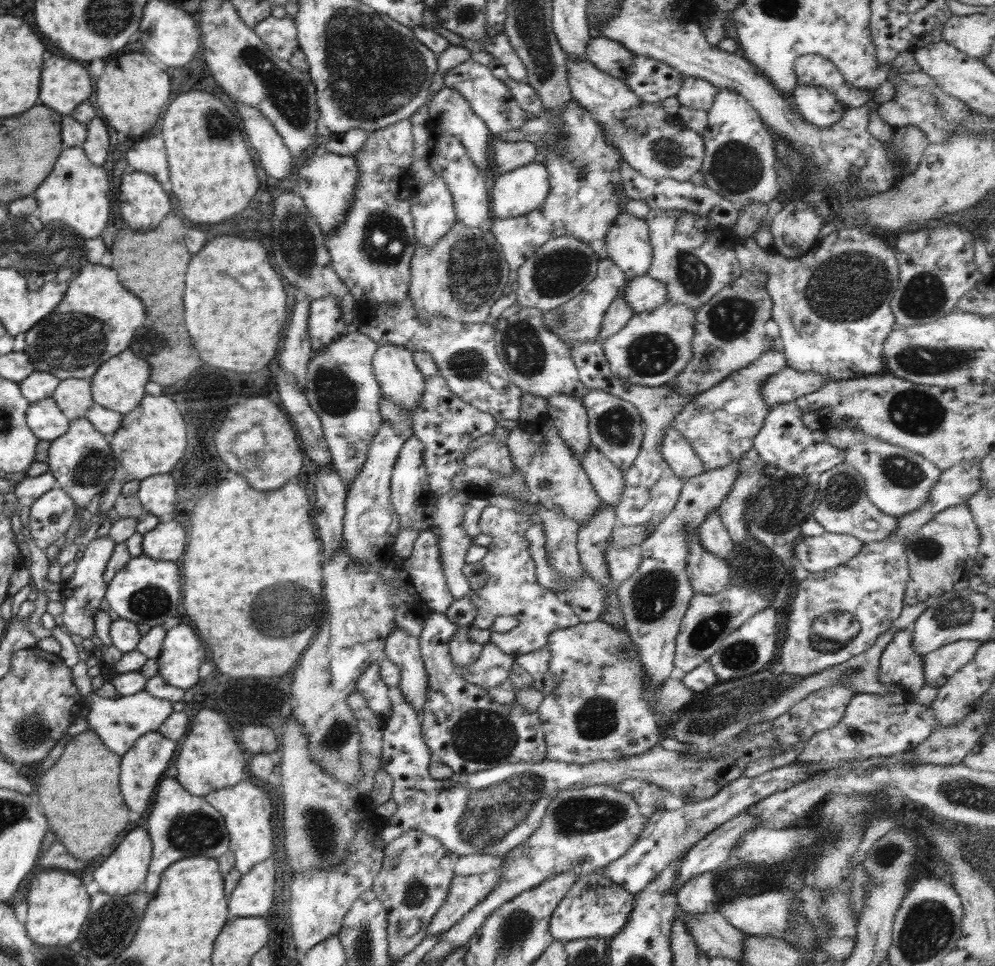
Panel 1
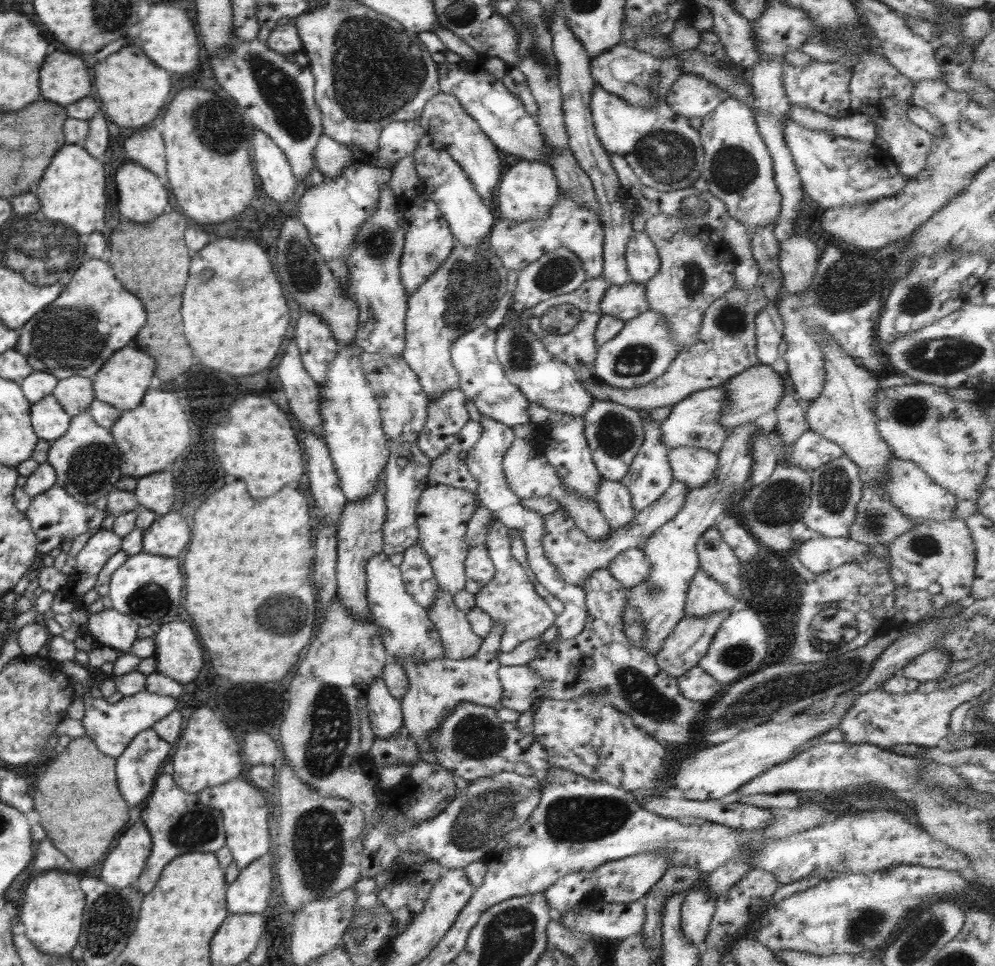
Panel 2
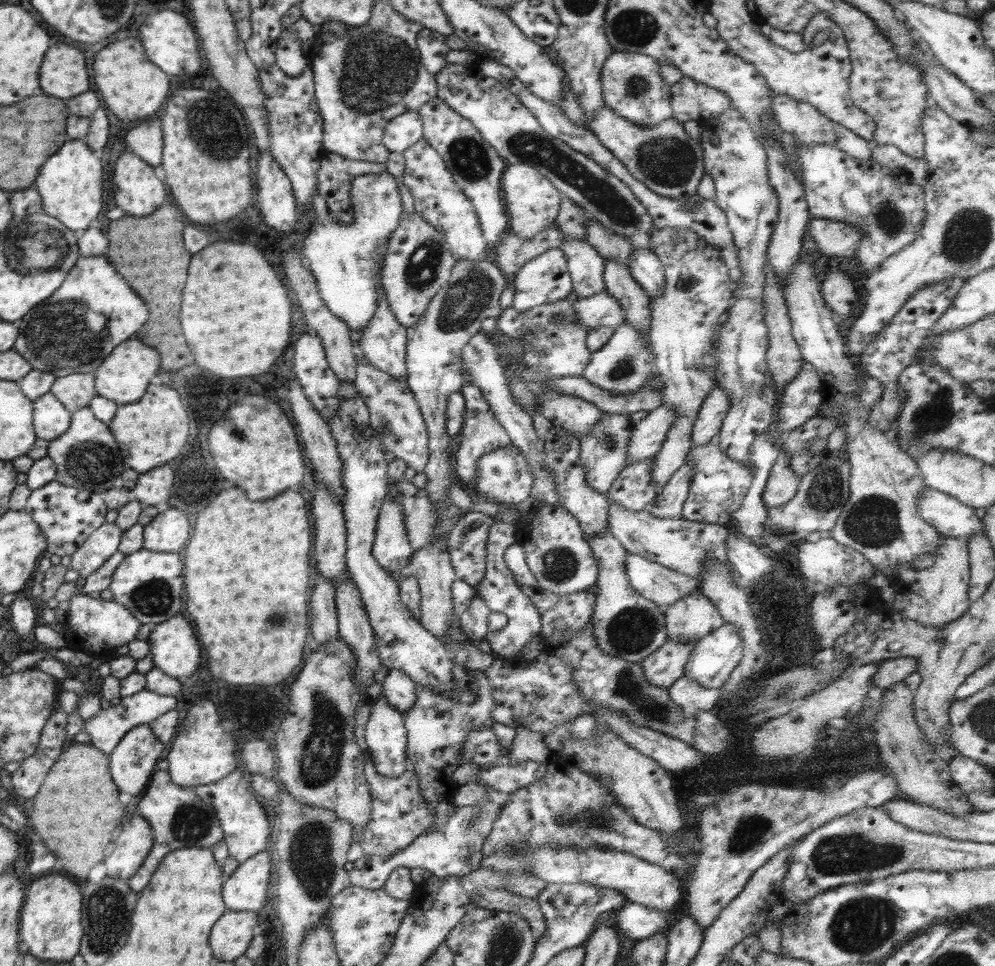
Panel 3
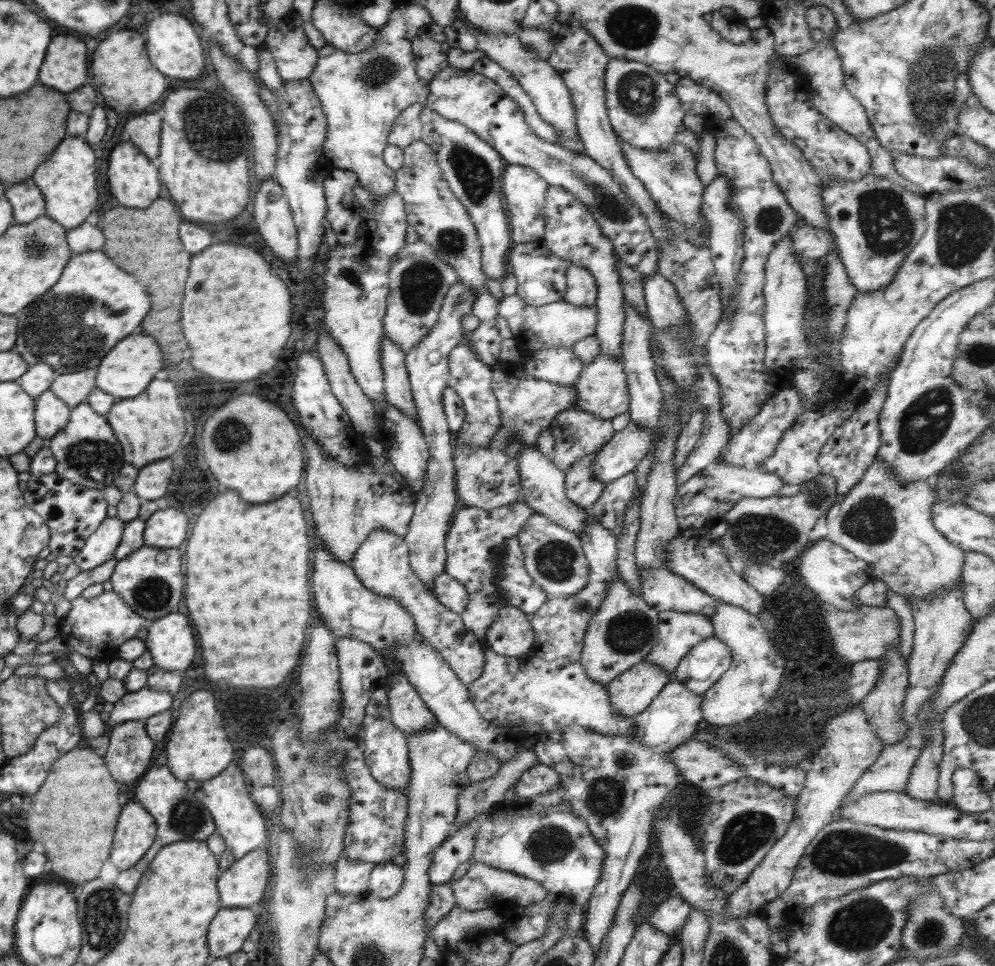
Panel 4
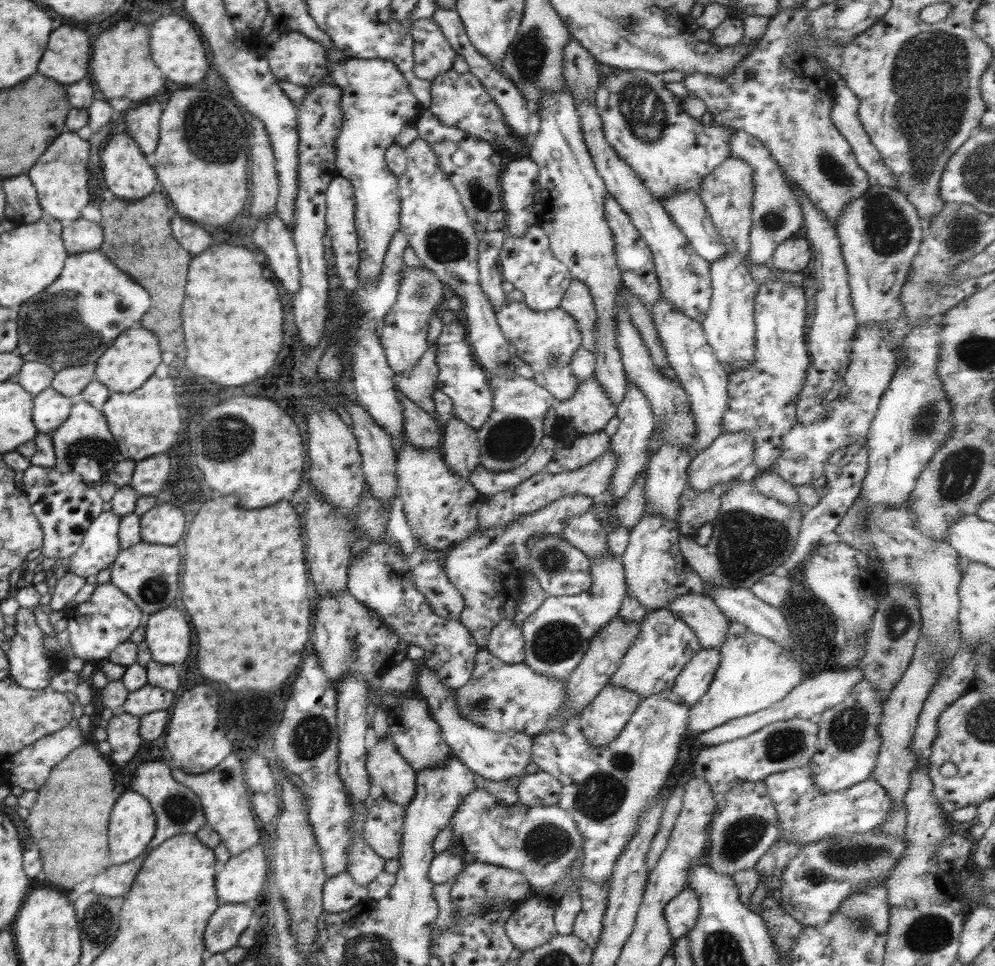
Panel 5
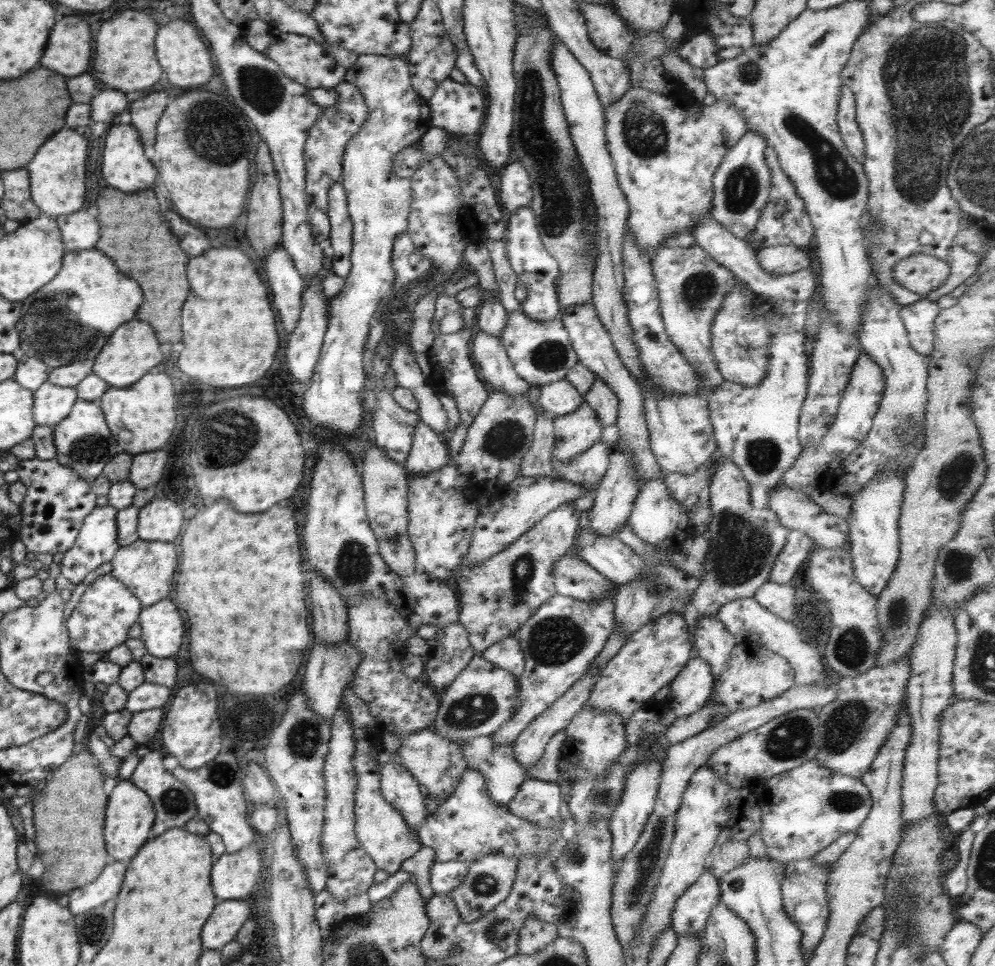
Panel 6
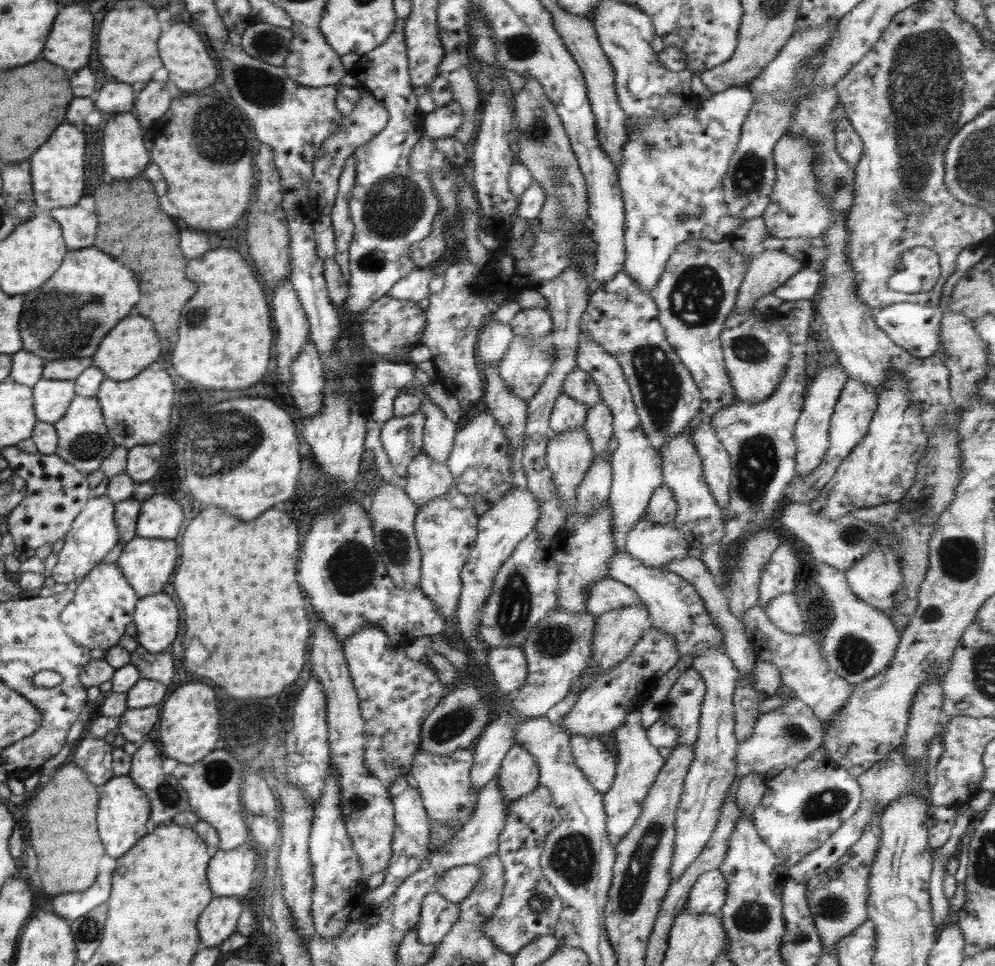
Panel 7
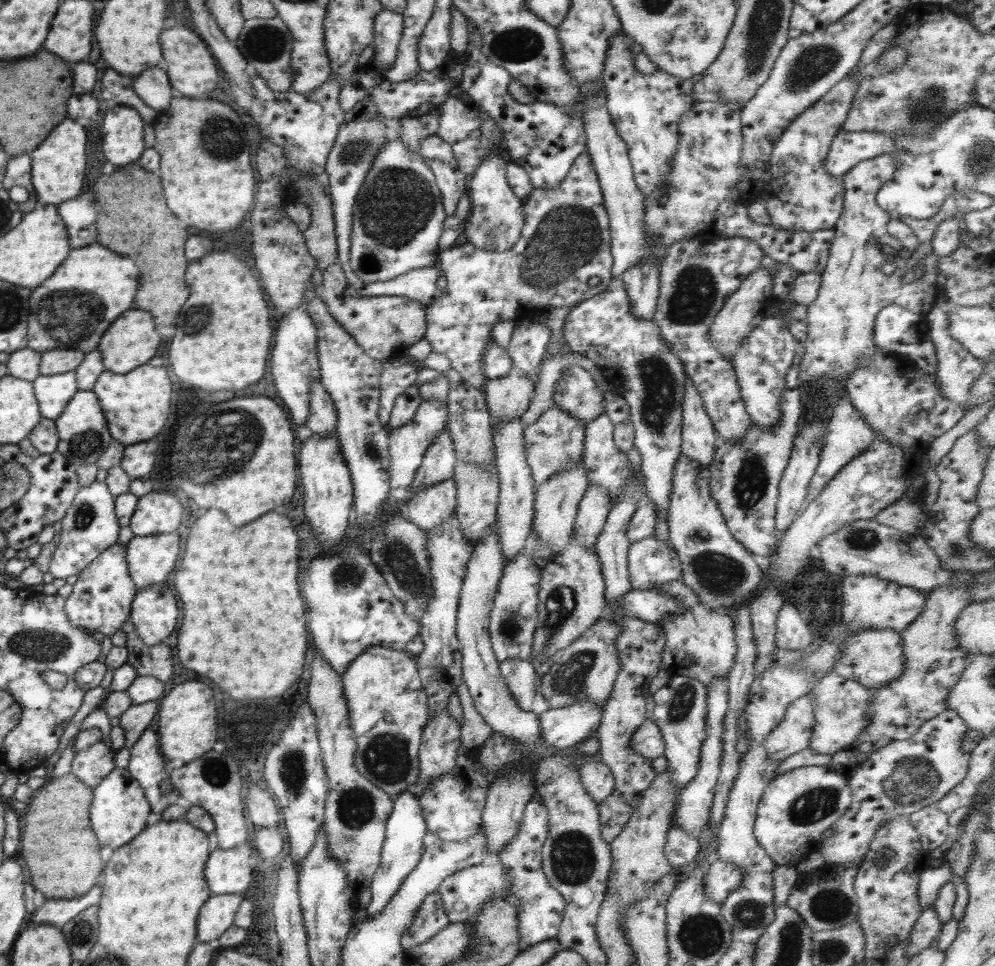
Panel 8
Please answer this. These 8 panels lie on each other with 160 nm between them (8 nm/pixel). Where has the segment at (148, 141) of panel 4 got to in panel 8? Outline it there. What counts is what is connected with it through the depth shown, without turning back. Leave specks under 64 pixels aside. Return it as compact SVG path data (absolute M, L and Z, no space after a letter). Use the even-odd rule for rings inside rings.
M158 66L150 67L133 81L133 89L150 108L160 112L166 110L173 99L169 82L166 71Z

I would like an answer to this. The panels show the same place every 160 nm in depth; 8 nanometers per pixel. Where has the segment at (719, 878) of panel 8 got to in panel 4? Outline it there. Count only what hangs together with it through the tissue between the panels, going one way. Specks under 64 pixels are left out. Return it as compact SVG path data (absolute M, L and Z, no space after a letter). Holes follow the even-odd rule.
M669 897L654 908L647 919L656 930L661 930L674 938L686 924L690 908L681 897Z

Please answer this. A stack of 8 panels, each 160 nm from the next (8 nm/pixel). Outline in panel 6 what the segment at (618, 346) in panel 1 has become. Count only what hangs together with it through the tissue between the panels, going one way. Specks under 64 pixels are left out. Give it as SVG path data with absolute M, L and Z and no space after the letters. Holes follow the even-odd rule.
M583 402L574 413L553 416L555 443L552 458L569 462L600 441L604 426L590 404Z

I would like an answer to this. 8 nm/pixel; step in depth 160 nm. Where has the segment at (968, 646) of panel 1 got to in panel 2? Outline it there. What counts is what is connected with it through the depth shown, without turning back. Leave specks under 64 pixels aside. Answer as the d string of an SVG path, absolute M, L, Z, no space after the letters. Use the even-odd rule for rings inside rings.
M932 648L916 655L909 663L900 670L906 678L926 681L940 678L950 664L951 654L943 648Z

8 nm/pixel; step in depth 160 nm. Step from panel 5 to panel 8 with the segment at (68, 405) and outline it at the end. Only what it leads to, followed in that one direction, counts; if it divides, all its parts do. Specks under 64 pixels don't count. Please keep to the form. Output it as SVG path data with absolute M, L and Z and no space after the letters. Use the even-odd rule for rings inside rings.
M75 372L38 376L34 380L33 390L38 399L38 406L42 418L56 420L66 409L74 394L79 392Z

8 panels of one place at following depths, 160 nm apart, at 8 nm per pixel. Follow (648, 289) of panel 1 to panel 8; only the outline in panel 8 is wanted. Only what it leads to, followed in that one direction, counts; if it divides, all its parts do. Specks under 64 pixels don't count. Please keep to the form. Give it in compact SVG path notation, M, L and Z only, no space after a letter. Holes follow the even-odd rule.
M514 366L506 377L487 380L482 391L488 407L485 415L492 421L493 432L498 419L516 419L526 412L535 395L536 382L526 373L514 369Z

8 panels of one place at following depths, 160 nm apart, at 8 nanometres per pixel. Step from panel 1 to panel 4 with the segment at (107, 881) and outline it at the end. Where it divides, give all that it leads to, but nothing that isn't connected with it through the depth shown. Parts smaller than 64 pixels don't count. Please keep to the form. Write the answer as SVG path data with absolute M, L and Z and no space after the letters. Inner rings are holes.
M128 801L114 832L110 862L120 871L133 868L148 852L156 834L154 817L138 801Z

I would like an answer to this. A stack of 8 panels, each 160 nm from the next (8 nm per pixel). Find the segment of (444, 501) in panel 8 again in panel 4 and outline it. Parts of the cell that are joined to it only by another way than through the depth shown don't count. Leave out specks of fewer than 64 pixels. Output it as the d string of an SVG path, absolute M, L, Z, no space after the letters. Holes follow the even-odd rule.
M384 331L380 341L380 364L384 372L385 400L406 417L418 422L405 362L406 353L402 353L402 348L396 347Z

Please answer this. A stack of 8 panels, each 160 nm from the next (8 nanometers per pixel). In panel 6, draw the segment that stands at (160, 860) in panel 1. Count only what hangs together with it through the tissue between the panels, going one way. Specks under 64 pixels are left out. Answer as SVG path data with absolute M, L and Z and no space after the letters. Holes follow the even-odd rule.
M152 750L141 757L136 766L130 781L140 790L143 790L152 801L155 810L155 822L150 830L150 838L154 839L160 834L166 833L171 828L184 828L186 822L198 816L194 794L186 788L172 773L168 773L162 764L163 755L160 751ZM114 861L114 864L108 864L96 882L90 882L66 894L68 896L67 907L76 916L100 906L106 900L112 900L114 896L118 896L118 890L124 884L125 874L125 865L120 862Z

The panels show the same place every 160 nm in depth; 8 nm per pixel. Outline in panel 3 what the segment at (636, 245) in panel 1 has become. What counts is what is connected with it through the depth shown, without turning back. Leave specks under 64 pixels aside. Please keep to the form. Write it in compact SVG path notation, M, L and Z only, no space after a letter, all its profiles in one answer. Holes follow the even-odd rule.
M650 247L634 248L629 256L629 264L634 280L650 298L662 294L665 287L664 267Z

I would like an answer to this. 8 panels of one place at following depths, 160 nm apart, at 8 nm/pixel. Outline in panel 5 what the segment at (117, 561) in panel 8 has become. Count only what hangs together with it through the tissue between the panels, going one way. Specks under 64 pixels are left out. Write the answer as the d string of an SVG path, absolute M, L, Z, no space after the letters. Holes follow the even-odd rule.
M112 583L96 585L90 598L75 607L64 610L68 621L69 642L76 657L86 662L108 658L119 644L129 640L130 635L144 626L146 614L136 606L117 586Z

